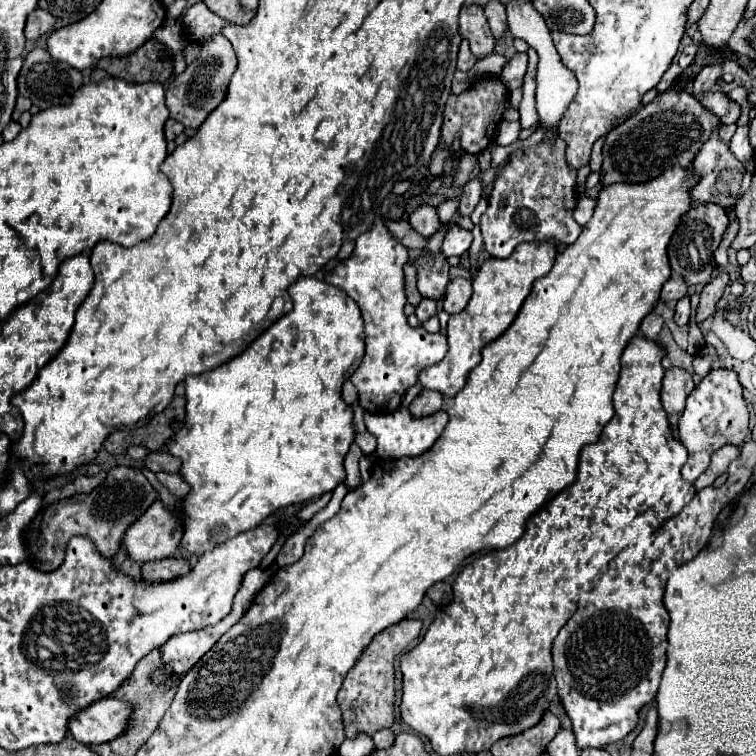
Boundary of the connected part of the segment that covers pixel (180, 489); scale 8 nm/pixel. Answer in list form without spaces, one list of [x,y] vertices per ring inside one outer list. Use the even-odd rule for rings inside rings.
[[[161,472],[161,474],[157,474],[157,478],[159,478],[159,482],[161,482],[163,486],[167,486],[167,488],[171,490],[171,494],[175,494],[177,498],[185,498],[185,496],[191,492],[191,486],[189,486],[179,474],[165,474],[165,472]]]

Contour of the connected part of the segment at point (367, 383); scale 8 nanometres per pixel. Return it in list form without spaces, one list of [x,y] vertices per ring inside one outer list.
[[[377,214],[373,228],[357,238],[355,252],[327,276],[329,284],[345,290],[361,308],[361,316],[365,320],[365,346],[367,346],[367,350],[365,350],[365,356],[363,356],[357,372],[351,376],[351,382],[359,392],[359,404],[363,406],[363,410],[373,412],[373,414],[395,412],[401,406],[405,392],[417,384],[417,374],[423,368],[441,362],[447,354],[447,338],[443,334],[429,334],[421,326],[411,328],[407,324],[407,316],[403,314],[403,306],[407,300],[403,266],[407,262],[409,262],[409,250],[395,236],[391,236],[389,228],[385,226],[385,220]]]

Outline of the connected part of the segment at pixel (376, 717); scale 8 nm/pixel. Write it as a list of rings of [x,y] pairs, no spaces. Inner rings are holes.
[[[403,620],[395,624],[393,628],[383,630],[371,642],[371,646],[363,652],[359,658],[355,670],[351,670],[339,690],[337,702],[343,712],[343,724],[345,724],[345,734],[347,738],[355,738],[357,734],[369,734],[373,736],[381,728],[389,728],[395,722],[395,670],[393,662],[399,652],[403,652],[421,632],[421,622],[419,620]]]

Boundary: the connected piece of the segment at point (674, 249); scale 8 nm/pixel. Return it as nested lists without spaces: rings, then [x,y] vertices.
[[[693,202],[691,210],[683,216],[683,222],[669,244],[671,270],[679,274],[687,284],[707,284],[713,278],[713,270],[715,270],[713,252],[719,248],[719,242],[727,224],[729,224],[729,218],[725,210],[719,210],[719,206]]]

